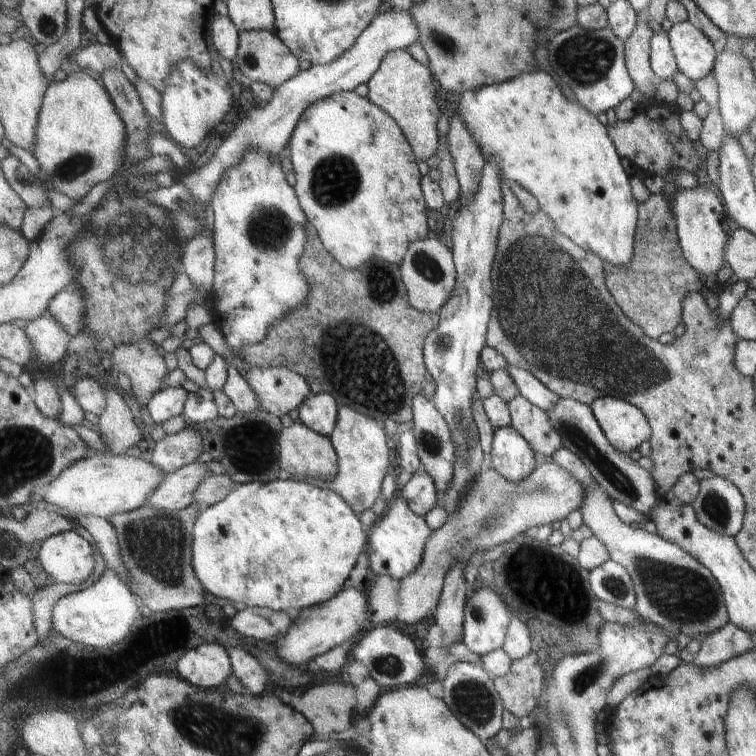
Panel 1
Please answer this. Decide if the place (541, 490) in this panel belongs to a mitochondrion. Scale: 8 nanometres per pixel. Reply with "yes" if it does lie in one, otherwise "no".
yes

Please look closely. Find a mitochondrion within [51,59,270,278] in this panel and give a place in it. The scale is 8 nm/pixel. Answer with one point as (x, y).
(74, 167)

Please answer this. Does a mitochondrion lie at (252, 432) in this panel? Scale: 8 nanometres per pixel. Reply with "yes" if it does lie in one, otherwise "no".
no

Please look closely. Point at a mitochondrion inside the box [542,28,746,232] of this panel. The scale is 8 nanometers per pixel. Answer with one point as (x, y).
(588, 57)

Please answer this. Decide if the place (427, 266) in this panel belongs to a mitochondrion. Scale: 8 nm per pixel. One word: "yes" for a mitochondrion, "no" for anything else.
yes

